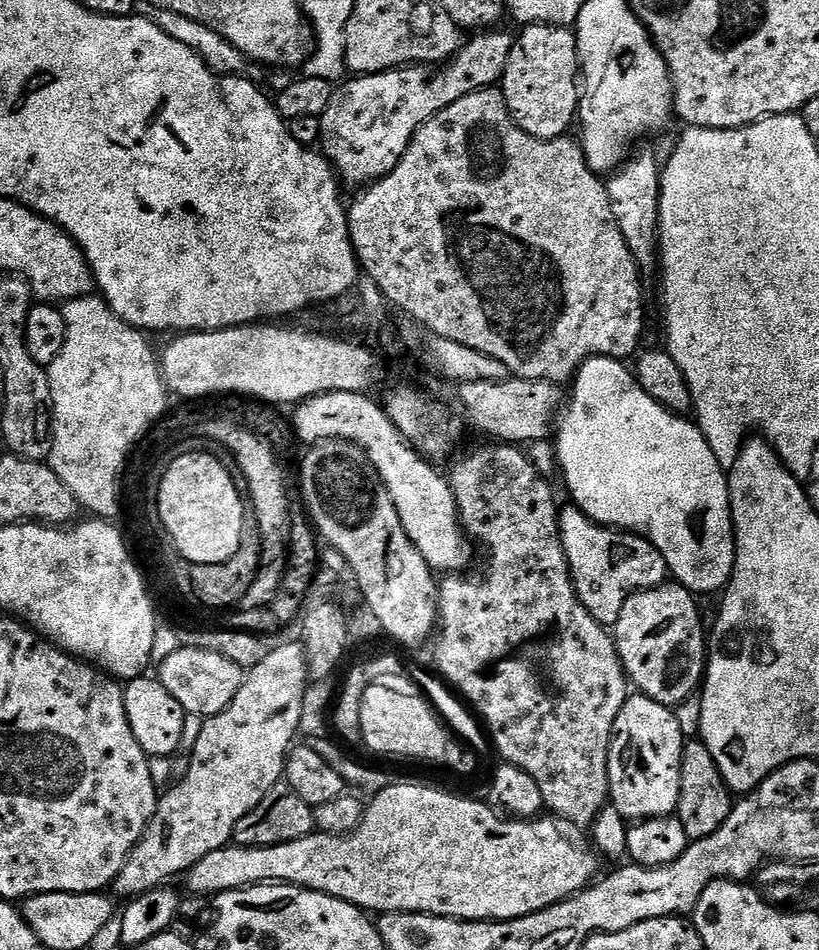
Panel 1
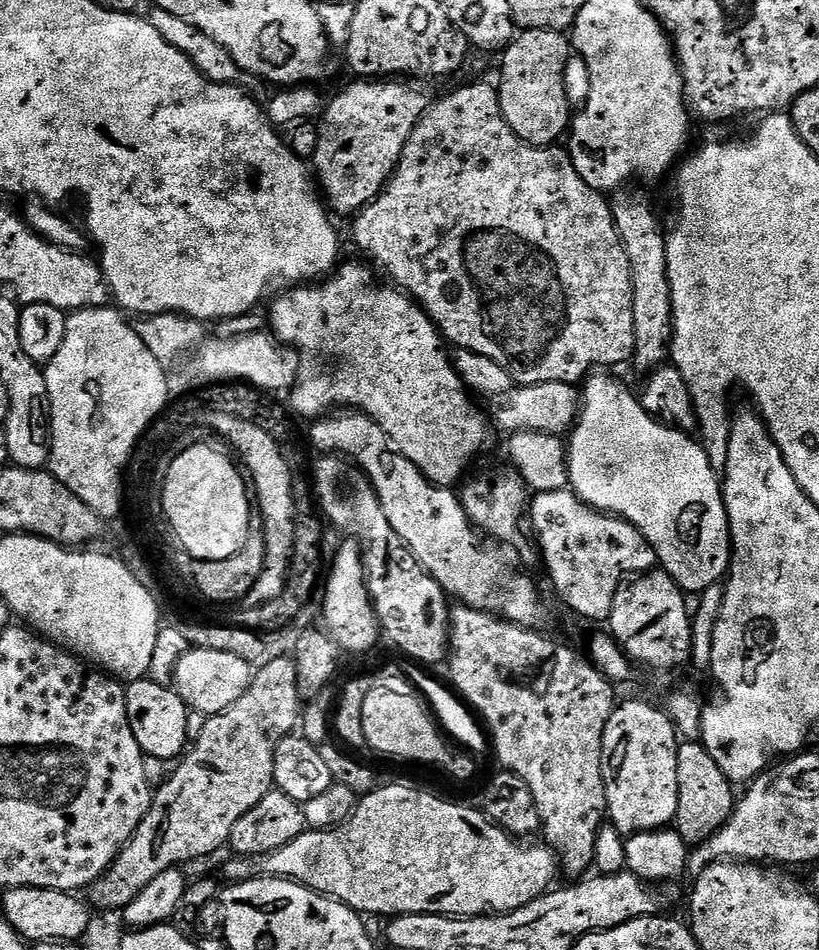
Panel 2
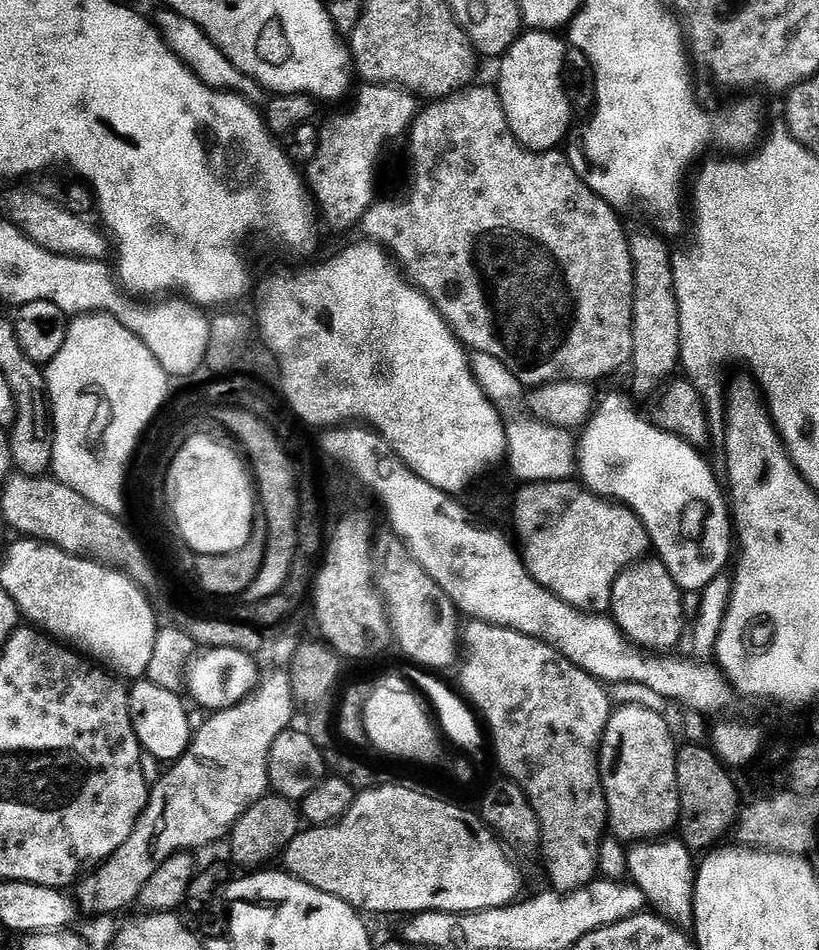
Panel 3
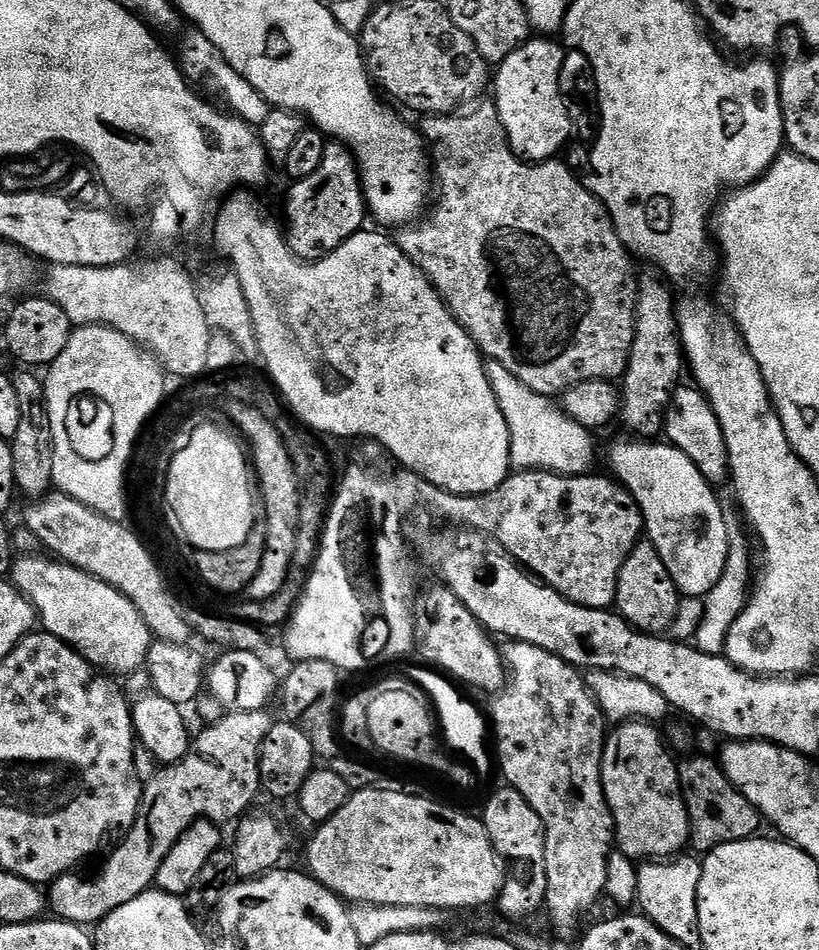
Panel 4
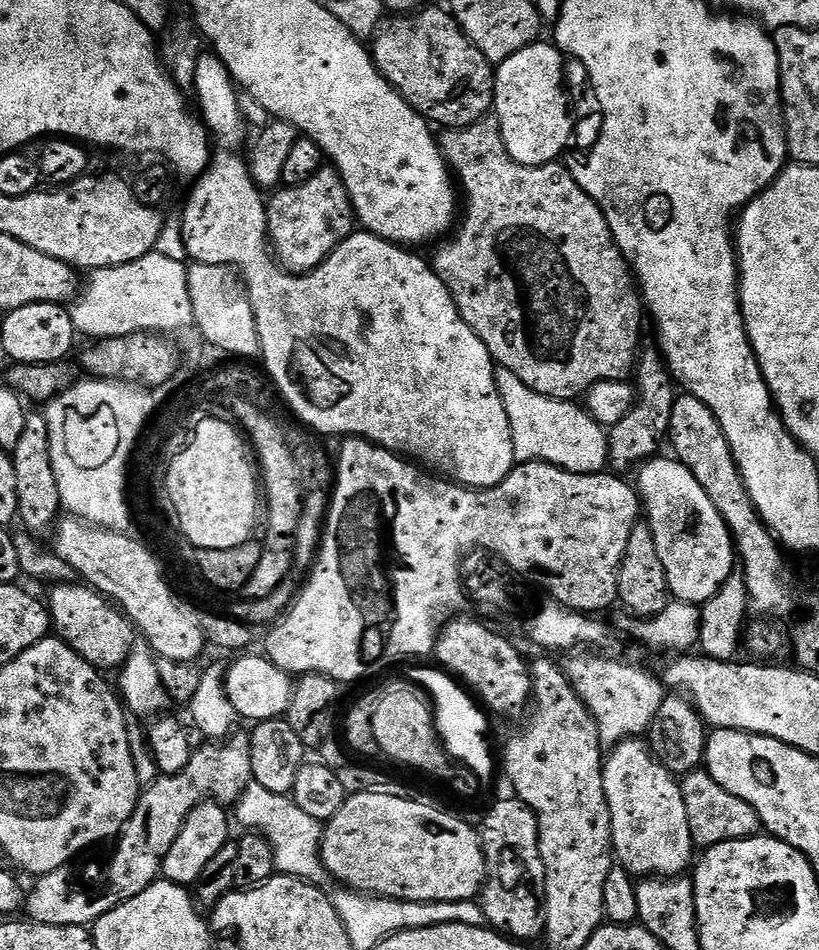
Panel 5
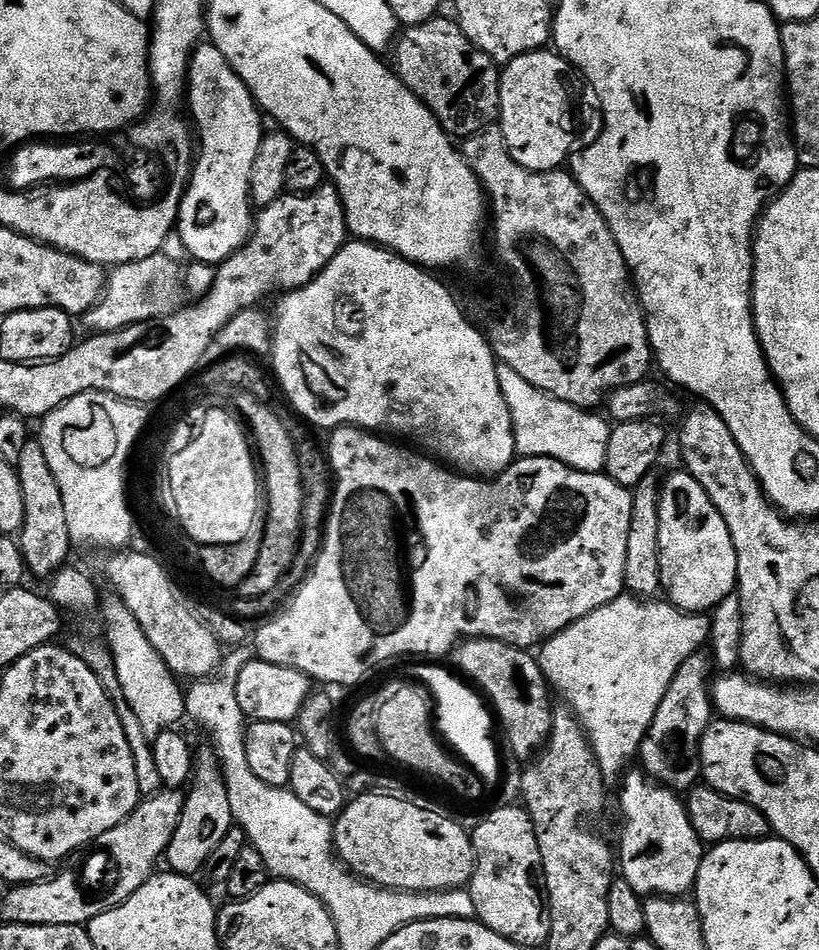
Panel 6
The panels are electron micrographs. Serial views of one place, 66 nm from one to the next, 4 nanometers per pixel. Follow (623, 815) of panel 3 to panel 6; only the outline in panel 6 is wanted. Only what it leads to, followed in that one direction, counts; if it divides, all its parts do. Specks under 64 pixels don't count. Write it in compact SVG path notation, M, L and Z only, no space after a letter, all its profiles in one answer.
M629 771L623 777L624 789L620 792L620 812L624 815L624 829L620 832L618 848L618 872L623 880L630 882L642 898L649 896L674 896L684 898L695 889L698 870L704 861L706 845L698 838L688 817L685 801L663 784L655 783L643 771Z

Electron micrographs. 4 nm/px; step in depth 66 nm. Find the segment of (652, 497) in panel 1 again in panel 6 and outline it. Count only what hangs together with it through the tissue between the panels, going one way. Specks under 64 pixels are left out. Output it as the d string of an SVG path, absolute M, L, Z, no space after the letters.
M679 470L660 489L658 542L660 543L660 587L663 595L684 612L711 613L736 590L738 554L722 522L722 514L710 502L706 490L687 471Z

